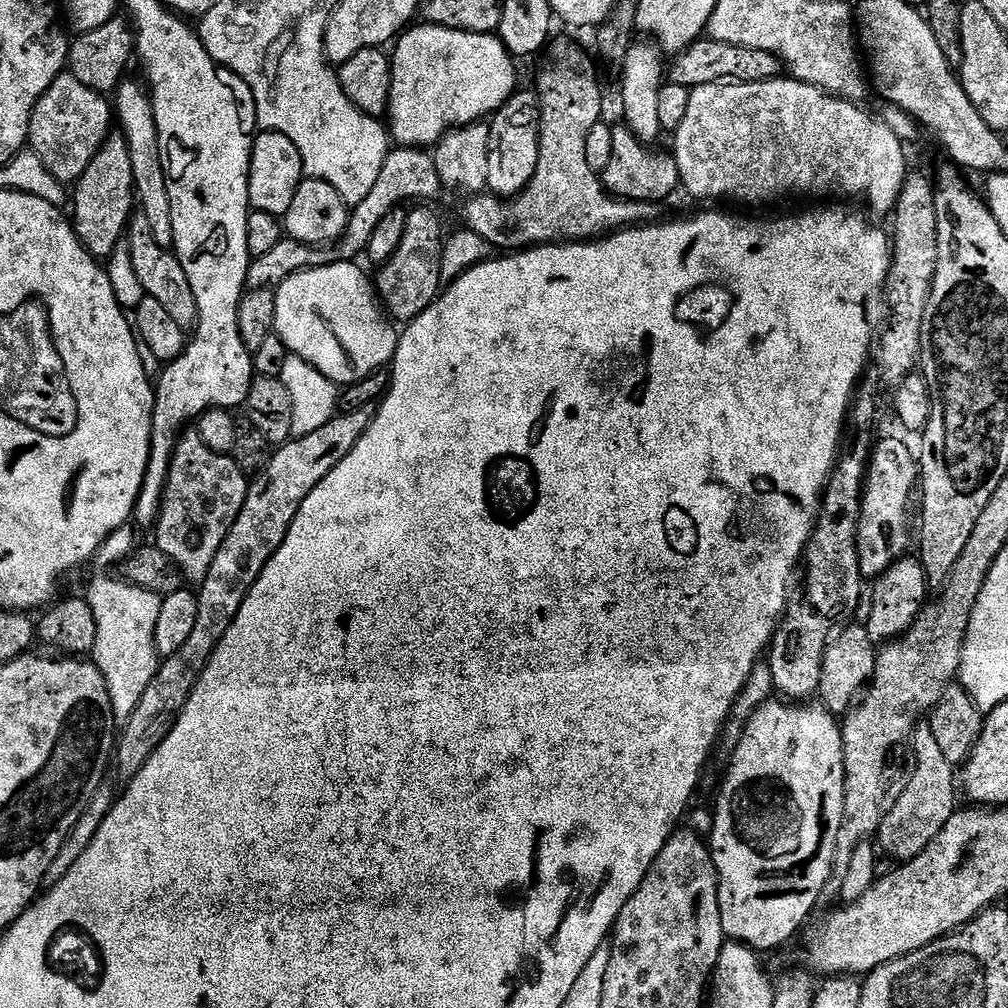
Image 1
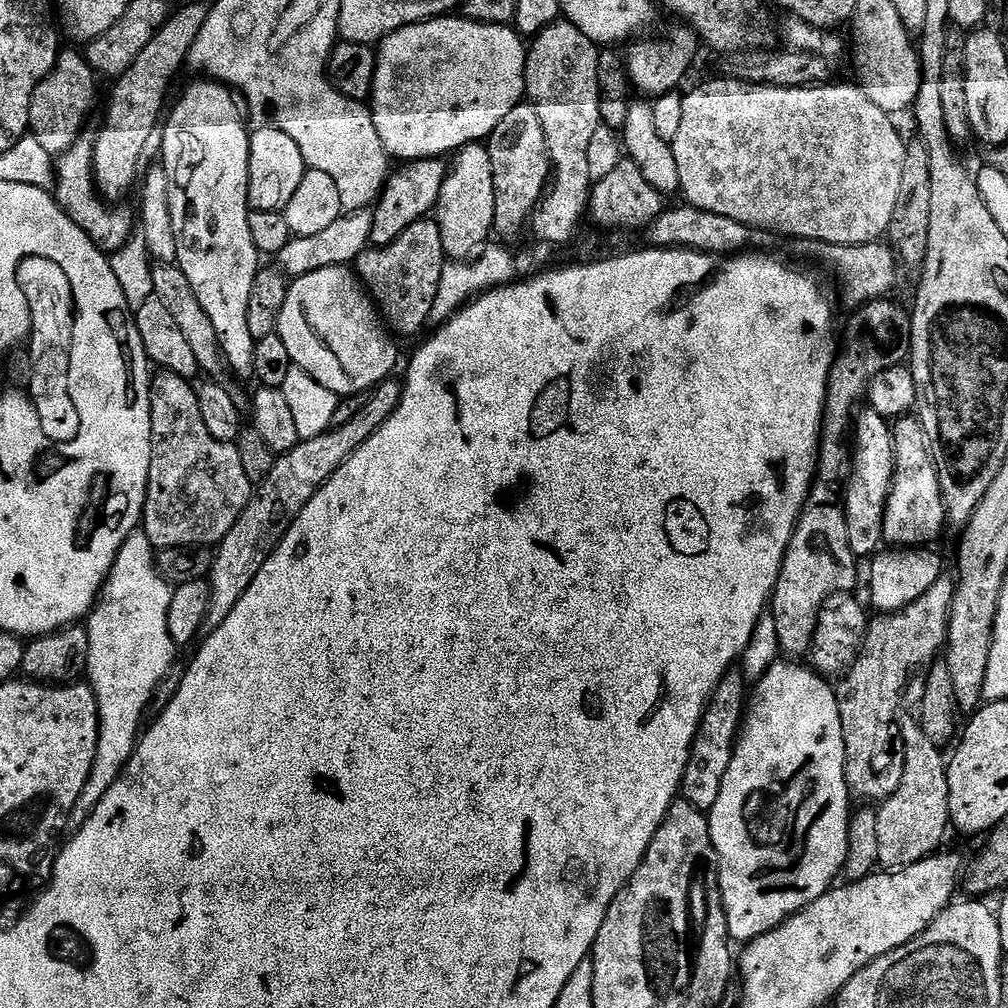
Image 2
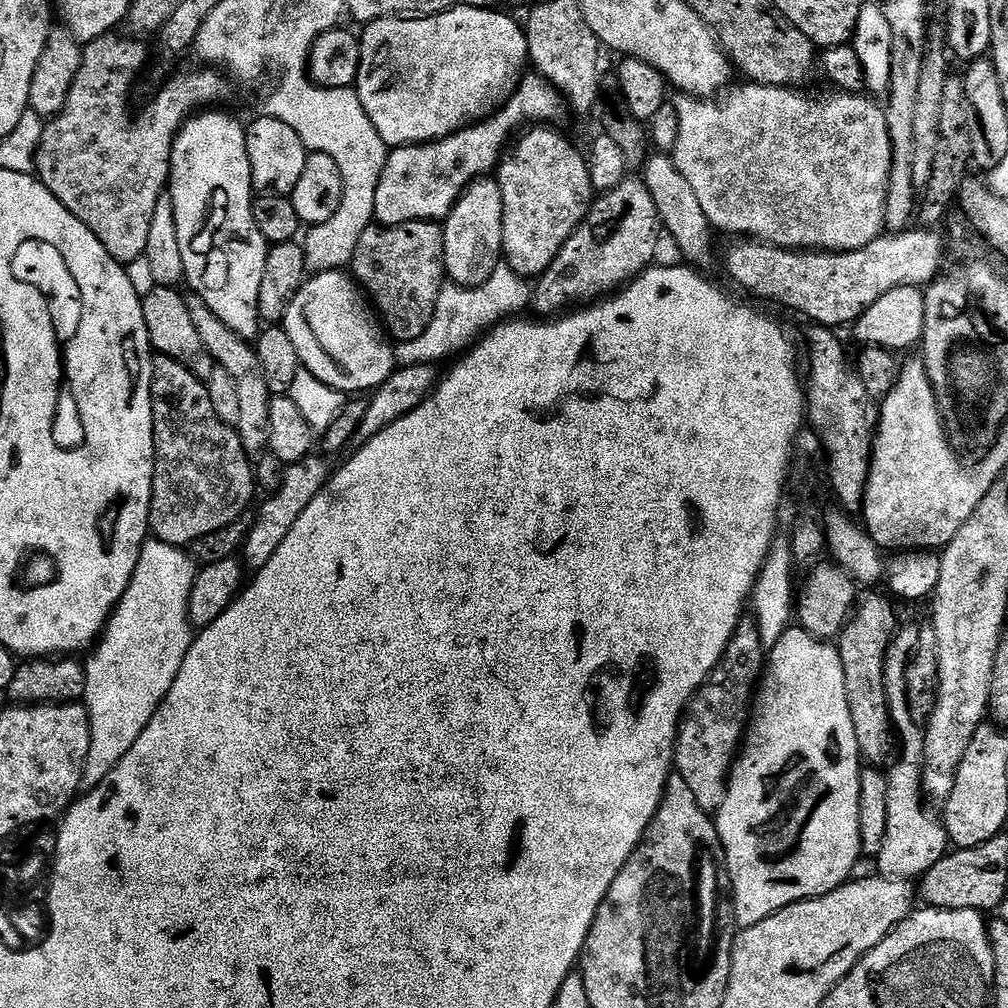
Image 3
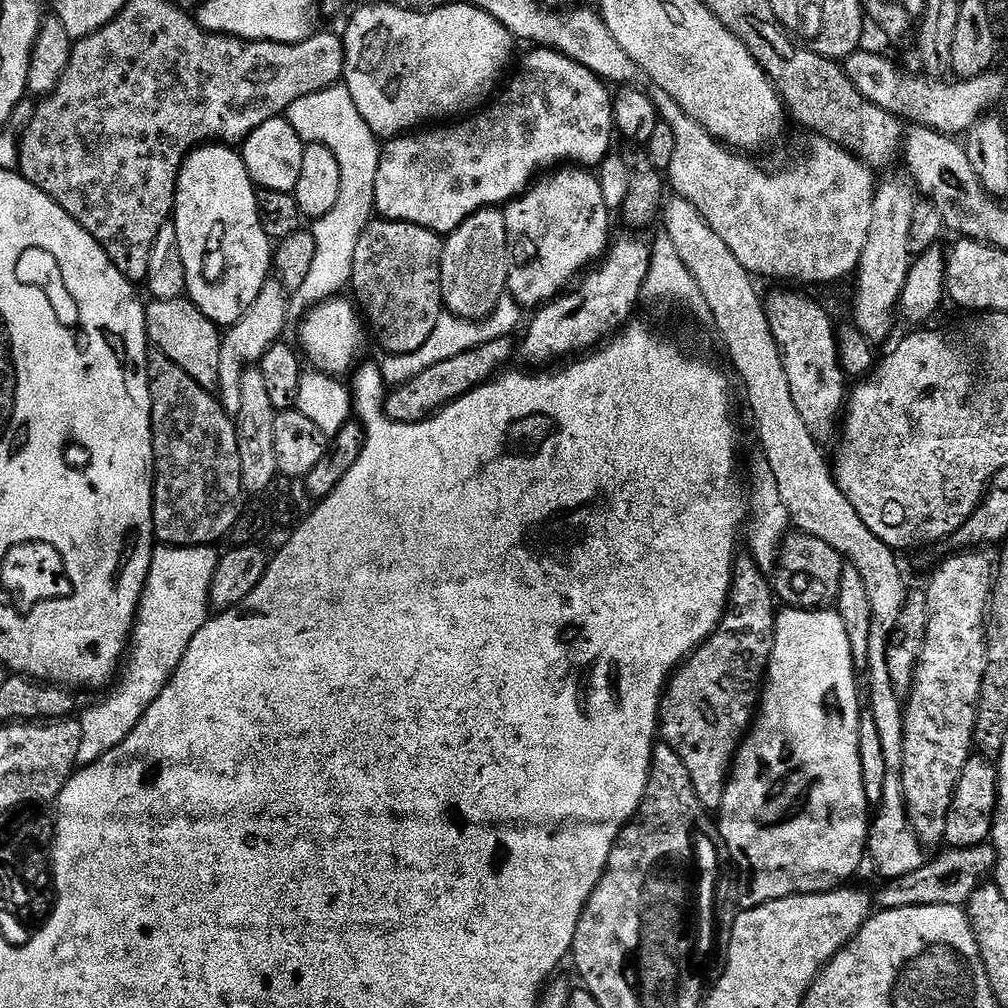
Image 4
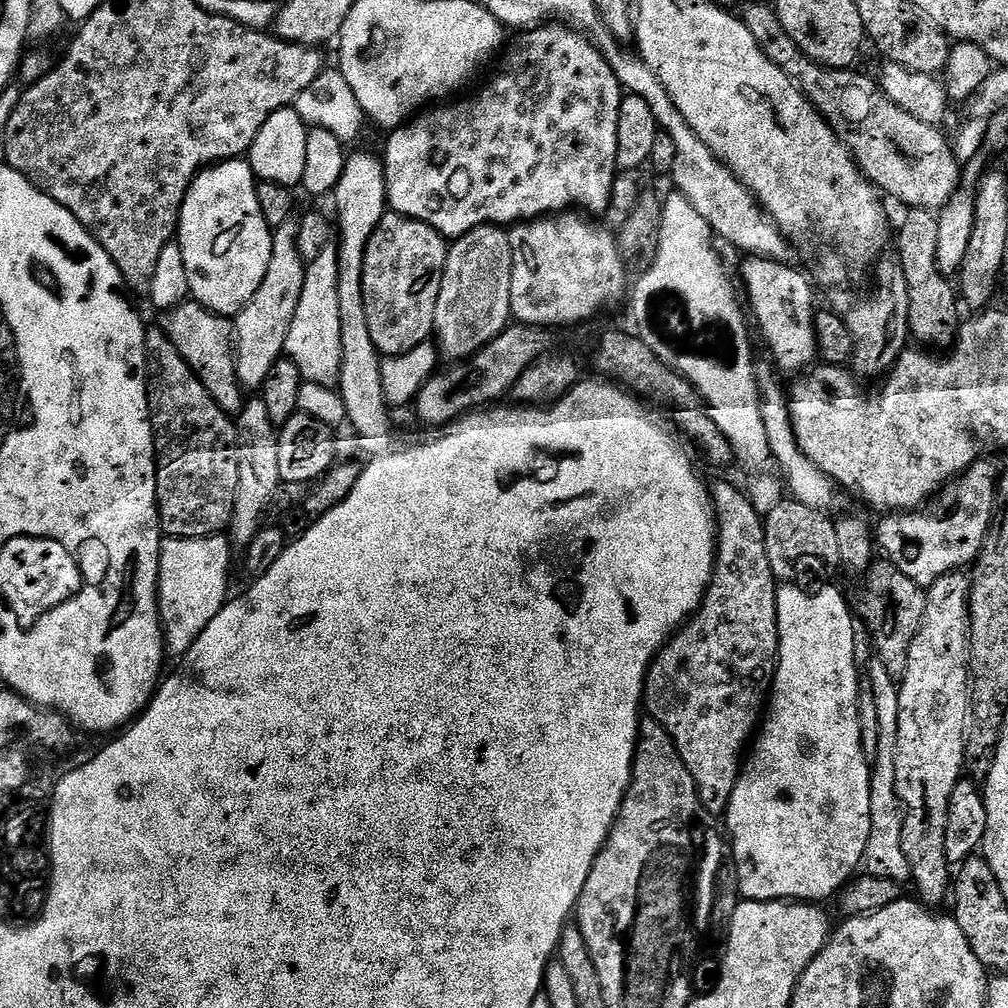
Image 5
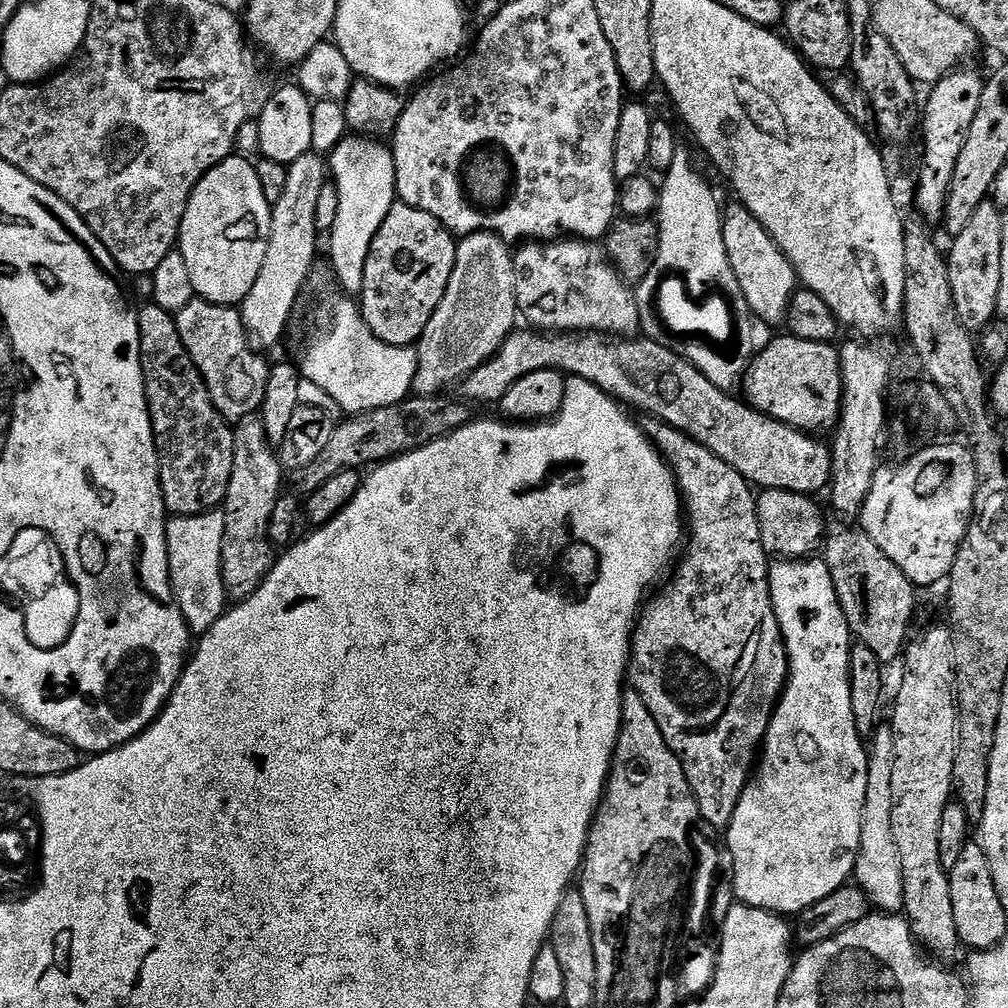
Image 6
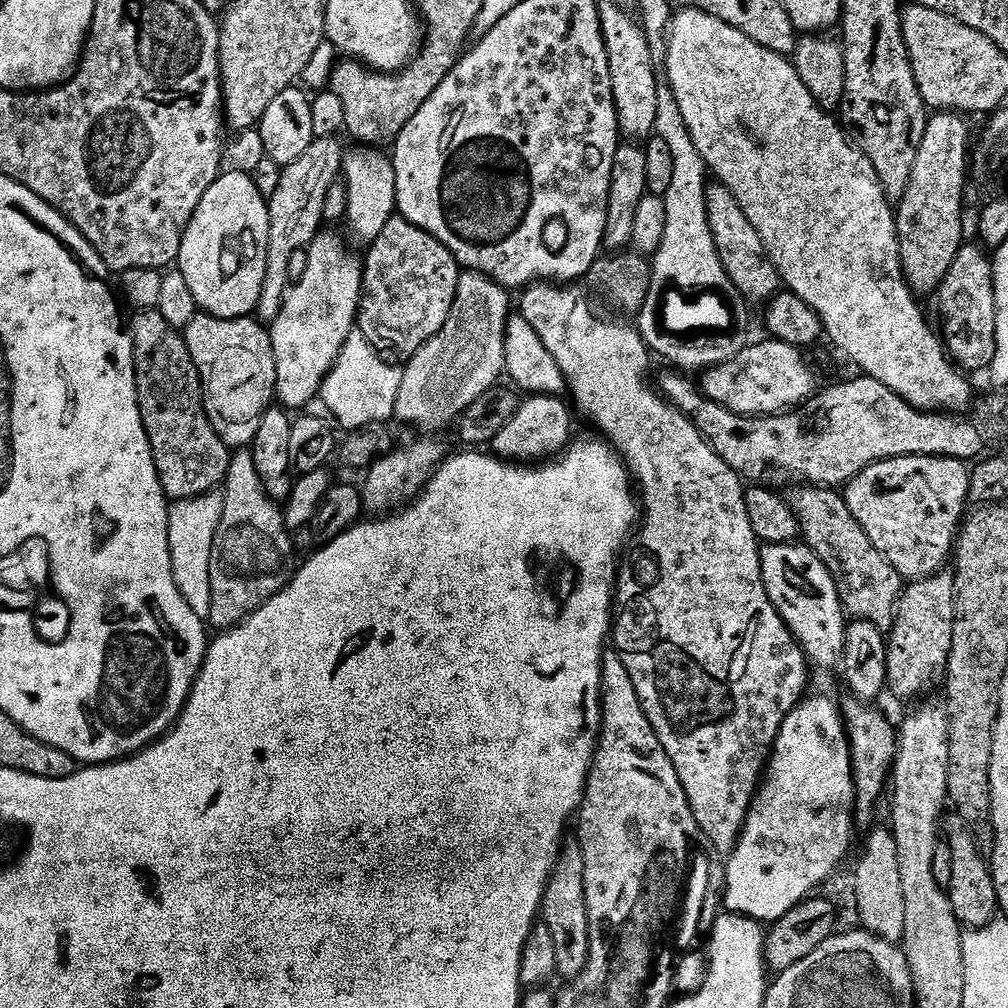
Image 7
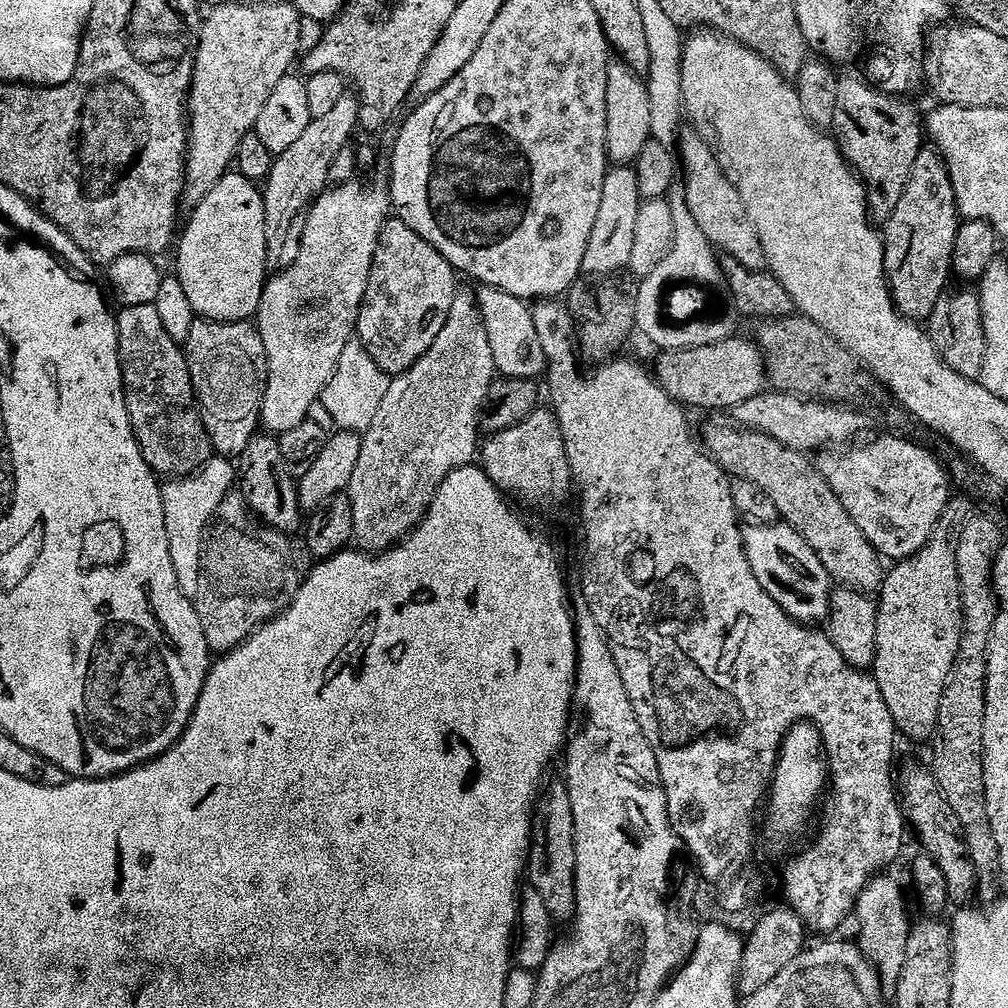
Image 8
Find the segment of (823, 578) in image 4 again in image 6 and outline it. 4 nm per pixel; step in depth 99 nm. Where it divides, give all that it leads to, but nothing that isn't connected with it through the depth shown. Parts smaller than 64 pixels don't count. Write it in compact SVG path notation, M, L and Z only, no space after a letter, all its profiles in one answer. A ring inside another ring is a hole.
M765 488L756 496L756 517L762 546L769 557L798 560L821 551L826 539L826 523L820 508L811 495Z

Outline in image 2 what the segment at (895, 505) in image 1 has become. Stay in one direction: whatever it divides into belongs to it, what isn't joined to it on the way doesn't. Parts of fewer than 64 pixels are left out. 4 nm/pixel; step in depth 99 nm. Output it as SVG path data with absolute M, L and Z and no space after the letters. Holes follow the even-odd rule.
M869 406L861 407L854 417L852 477L844 491L844 509L846 526L849 526L850 550L854 550L858 558L877 555L885 543L884 508L888 504L888 491L892 489L892 475L896 472L893 431L889 417L878 414L878 410Z

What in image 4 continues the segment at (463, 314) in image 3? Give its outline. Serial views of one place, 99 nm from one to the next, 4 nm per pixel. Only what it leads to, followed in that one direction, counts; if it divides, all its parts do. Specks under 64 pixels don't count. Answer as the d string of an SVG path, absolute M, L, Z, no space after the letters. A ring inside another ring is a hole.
M501 298L496 303L496 309L481 321L468 320L465 316L453 316L447 310L441 312L438 326L434 326L434 334L430 334L430 338L426 338L426 342L422 346L418 346L416 352L401 352L383 357L385 359L383 383L388 386L401 384L412 378L414 374L421 373L430 366L436 366L438 362L444 362L446 358L466 354L466 350L474 350L479 344L494 342L503 336L511 337L512 331L520 324L520 312L522 313L521 304L511 298Z

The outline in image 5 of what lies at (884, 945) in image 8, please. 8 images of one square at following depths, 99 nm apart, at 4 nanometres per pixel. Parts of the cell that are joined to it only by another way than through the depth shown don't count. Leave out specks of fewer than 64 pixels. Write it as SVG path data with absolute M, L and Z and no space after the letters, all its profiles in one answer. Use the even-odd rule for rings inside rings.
M869 659L868 672L866 668L866 684L874 694L875 709L878 710L878 750L877 756L871 761L872 785L870 786L870 838L866 842L863 867L868 868L867 875L874 880L883 880L893 886L911 881L910 866L906 862L906 854L902 854L902 826L904 813L900 806L900 799L896 796L896 779L894 778L894 762L896 761L896 739L898 738L898 698L900 689L897 681L890 674L886 674L886 666L878 659Z

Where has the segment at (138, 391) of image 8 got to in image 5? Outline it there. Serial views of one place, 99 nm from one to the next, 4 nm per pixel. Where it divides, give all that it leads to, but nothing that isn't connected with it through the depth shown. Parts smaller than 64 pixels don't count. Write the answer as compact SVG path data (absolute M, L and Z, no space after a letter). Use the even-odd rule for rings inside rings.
M163 327L147 329L144 349L148 355L148 414L152 421L152 436L156 439L156 505L160 531L168 538L223 533L231 525L234 498L238 494L240 446L236 442L233 417L214 402Z

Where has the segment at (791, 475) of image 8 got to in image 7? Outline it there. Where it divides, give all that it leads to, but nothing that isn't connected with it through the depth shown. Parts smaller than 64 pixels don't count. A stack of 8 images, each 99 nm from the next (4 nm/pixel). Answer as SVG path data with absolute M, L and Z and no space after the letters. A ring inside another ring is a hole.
M807 482L796 487L800 488L786 492L788 505L800 522L803 543L824 563L826 570L830 570L845 613L849 617L877 624L879 628L891 629L902 591L898 570L894 570L874 542L870 542L866 530L862 530L858 518L850 514L850 506L835 487Z

